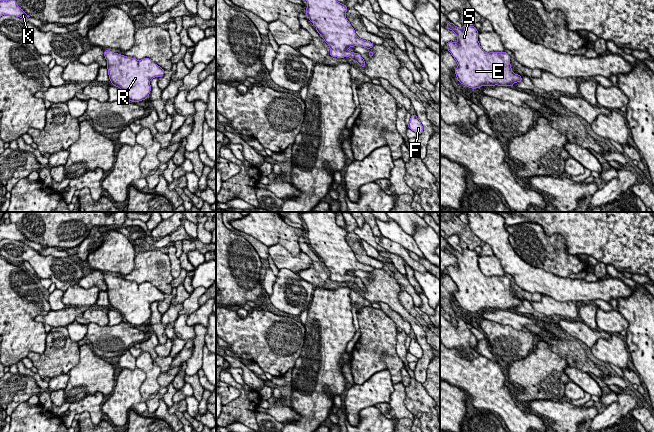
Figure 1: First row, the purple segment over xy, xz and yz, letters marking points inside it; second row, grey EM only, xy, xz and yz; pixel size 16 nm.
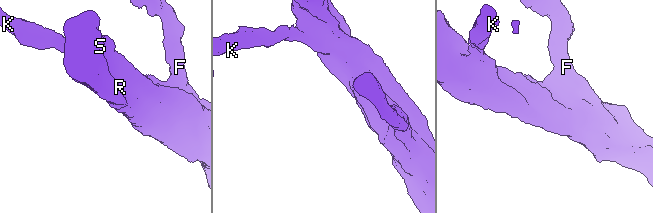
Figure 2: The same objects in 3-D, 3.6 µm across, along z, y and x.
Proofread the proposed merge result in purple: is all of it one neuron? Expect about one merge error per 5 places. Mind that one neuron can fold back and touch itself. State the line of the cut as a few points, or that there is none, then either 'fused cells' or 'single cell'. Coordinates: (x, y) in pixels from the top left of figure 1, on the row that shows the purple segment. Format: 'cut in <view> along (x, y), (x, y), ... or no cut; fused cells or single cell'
no cut; single cell

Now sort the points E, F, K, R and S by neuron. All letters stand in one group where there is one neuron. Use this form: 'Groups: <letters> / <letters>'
Groups: E F K R S

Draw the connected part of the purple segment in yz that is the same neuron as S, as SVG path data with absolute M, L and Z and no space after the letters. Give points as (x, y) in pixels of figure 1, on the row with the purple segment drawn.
M451 22L446 27L457 35L458 42L446 43L456 60L457 81L472 89L481 86L510 86L522 81L521 75L512 71L510 55L504 52L485 52L478 41L475 26L463 25L460 29Z

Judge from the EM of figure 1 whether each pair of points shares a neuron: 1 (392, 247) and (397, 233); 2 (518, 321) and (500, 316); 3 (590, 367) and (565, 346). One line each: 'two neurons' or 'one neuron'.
1: two neurons
2: one neuron
3: one neuron

